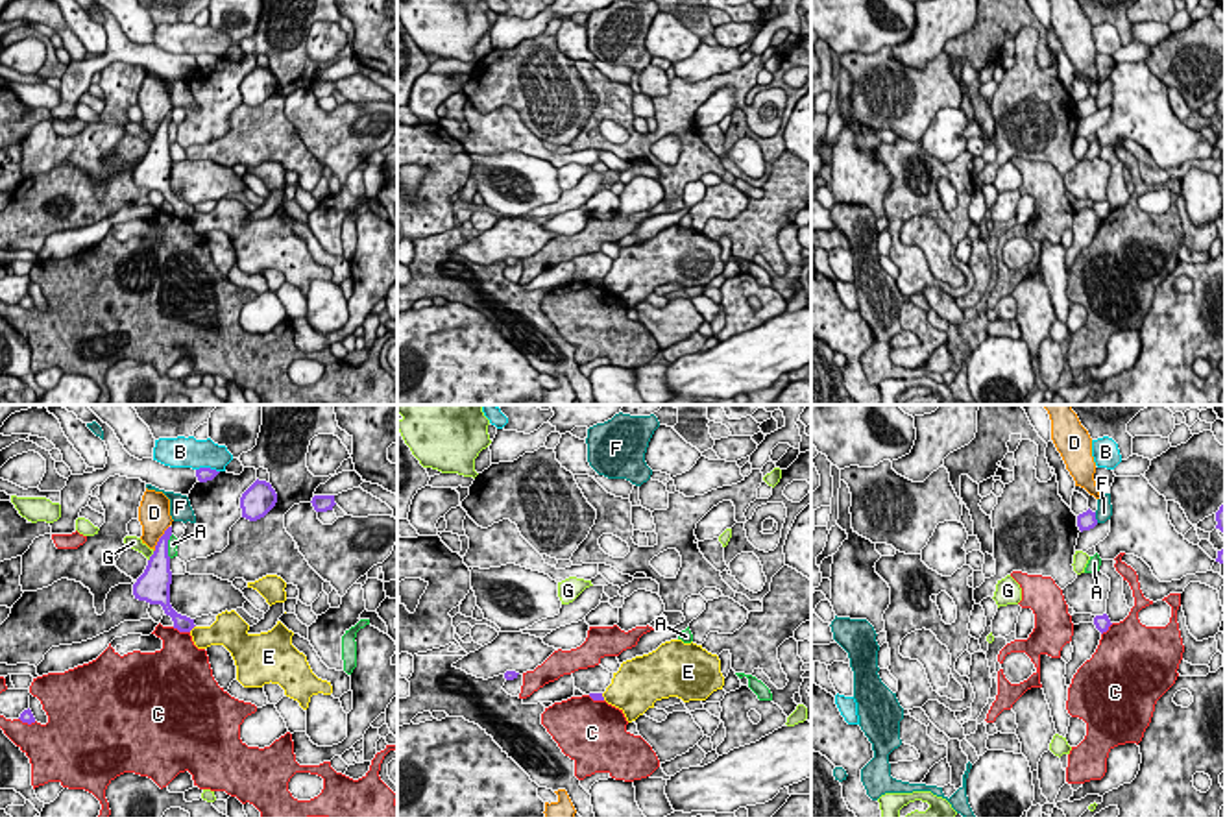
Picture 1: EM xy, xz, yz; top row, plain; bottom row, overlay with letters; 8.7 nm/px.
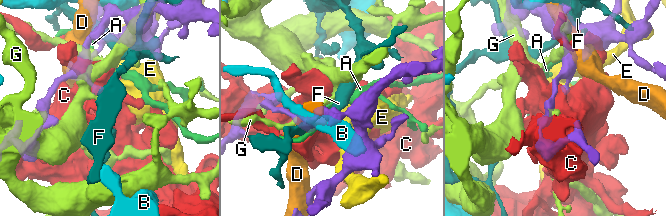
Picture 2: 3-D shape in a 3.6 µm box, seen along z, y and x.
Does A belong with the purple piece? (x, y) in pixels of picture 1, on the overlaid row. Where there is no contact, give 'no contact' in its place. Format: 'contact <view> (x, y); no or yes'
contact xy (167, 546); no

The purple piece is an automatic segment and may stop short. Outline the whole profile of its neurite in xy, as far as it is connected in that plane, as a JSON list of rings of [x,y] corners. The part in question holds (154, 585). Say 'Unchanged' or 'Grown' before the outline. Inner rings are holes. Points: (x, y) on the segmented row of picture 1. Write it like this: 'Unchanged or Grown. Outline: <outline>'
Unchanged. Outline: [[[172,527],[164,530],[159,538],[153,555],[148,560],[144,573],[133,584],[133,595],[139,601],[150,604],[161,604],[164,614],[172,617],[174,628],[179,632],[190,632],[196,625],[194,619],[177,614],[170,604],[170,556],[168,556],[168,540],[172,536]]]

